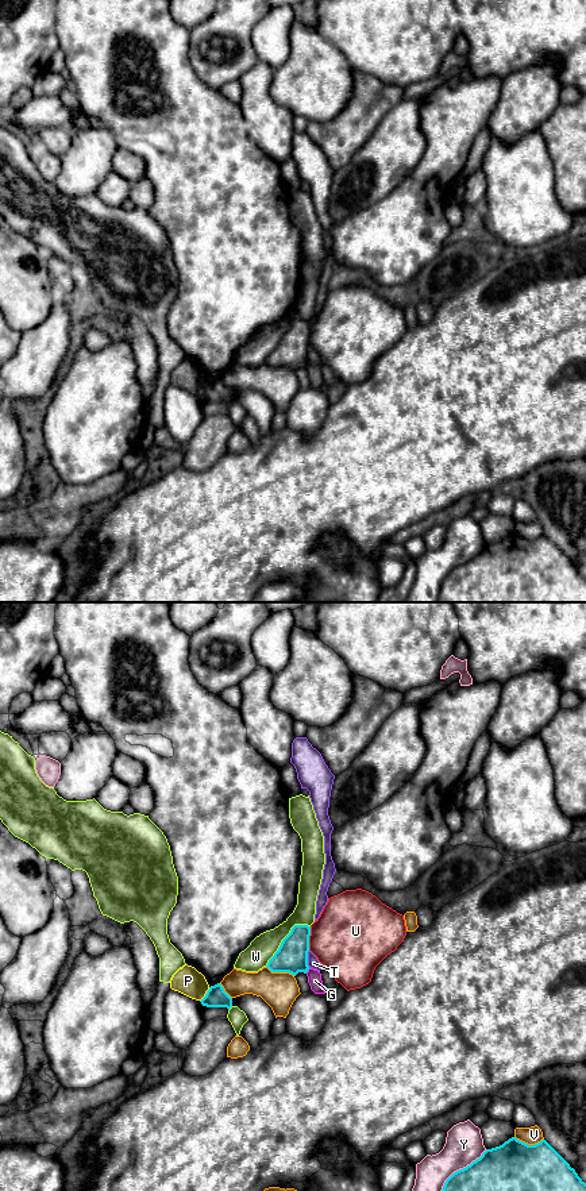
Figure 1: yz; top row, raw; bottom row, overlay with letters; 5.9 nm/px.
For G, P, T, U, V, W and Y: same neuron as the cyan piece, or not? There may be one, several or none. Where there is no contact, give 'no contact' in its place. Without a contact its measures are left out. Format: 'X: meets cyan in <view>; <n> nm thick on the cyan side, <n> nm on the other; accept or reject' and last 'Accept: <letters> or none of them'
G: meets cyan in yz; 190 nm thick on the cyan side, 80 nm on the other; reject
P: meets cyan in yz; 120 nm thick on the cyan side, 170 nm on the other; reject
T: meets cyan in yz; 190 nm thick on the cyan side, 70 nm on the other; reject
U: meets cyan in yz; 190 nm thick on the cyan side, 440 nm on the other; reject
V: meets cyan in yz; 300 nm thick on the cyan side, 110 nm on the other; reject
W: meets cyan in yz; 190 nm thick on the cyan side, 160 nm on the other; reject
Y: meets cyan in yz; 280 nm thick on the cyan side, 220 nm on the other; reject
Accept: none of them

